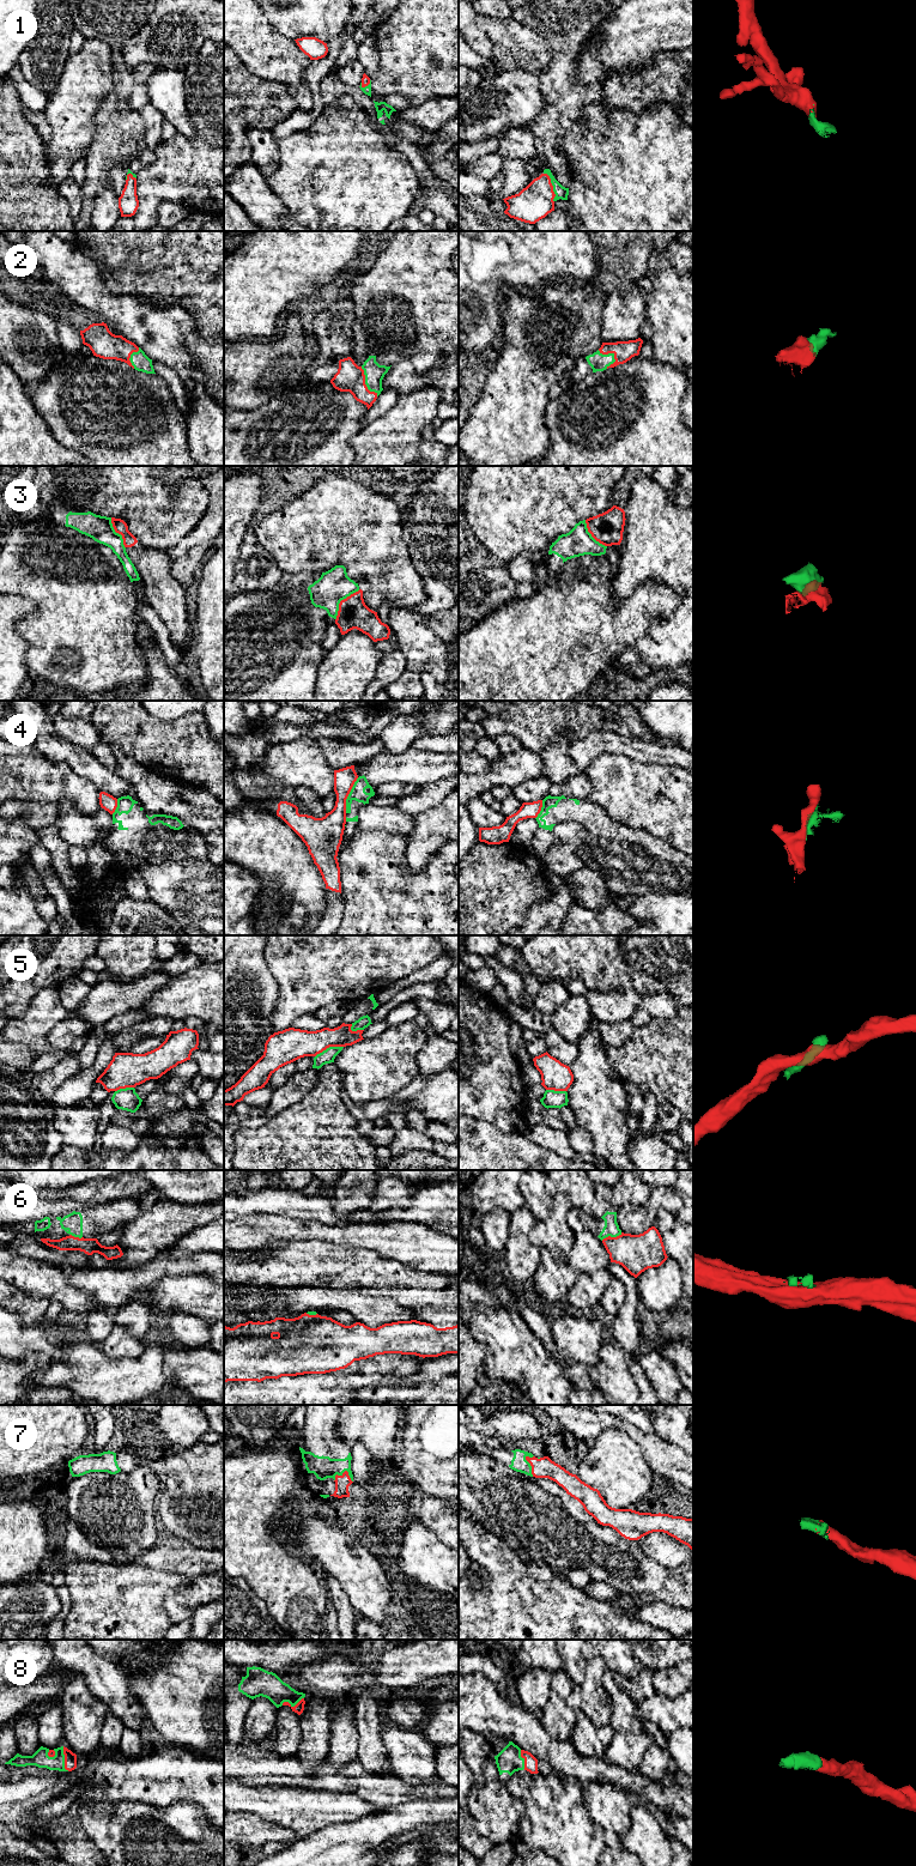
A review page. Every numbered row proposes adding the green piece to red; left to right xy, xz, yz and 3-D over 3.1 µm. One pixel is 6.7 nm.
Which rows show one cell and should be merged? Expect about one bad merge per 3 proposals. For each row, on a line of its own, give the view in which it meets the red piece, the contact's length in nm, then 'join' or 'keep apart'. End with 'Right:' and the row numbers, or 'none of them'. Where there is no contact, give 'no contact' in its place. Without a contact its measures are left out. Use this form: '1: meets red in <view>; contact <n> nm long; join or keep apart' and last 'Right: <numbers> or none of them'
1: meets red in yz; contact 220 nm long; join
2: meets red in xz; contact 240 nm long; join
3: meets red in xz; contact 260 nm long; keep apart
4: meets red in xz; contact 260 nm long; keep apart
5: meets red in xz; contact 200 nm long; keep apart
6: meets red in yz; contact 150 nm long; keep apart
7: meets red in xz; contact 130 nm long; join
8: meets red in xy; contact 170 nm long; join
Right: 1, 2, 7, 8

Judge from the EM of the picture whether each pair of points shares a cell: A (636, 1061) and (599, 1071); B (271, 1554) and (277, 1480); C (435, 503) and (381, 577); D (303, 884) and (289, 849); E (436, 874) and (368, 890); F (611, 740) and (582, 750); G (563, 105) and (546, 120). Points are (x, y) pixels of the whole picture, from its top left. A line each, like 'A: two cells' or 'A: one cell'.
A: two cells
B: one cell
C: two cells
D: one cell
E: one cell
F: one cell
G: one cell

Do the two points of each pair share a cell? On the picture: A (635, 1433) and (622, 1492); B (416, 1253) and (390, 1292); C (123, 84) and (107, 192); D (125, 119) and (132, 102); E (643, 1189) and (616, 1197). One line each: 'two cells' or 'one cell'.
A: two cells
B: two cells
C: two cells
D: two cells
E: one cell

